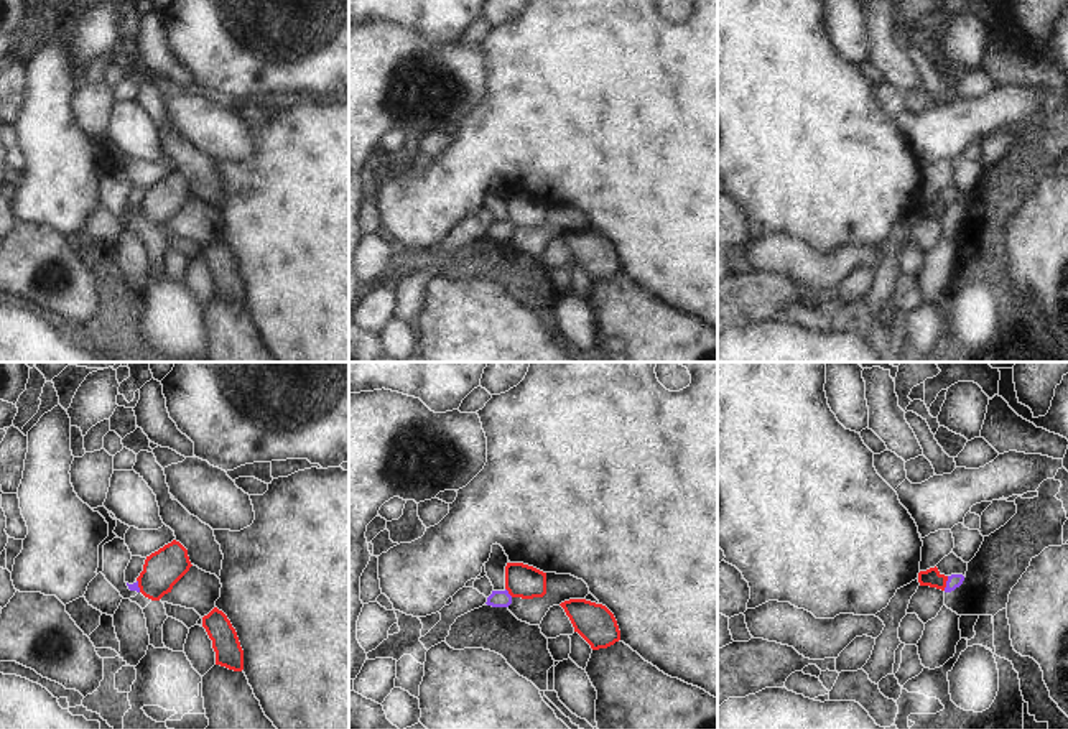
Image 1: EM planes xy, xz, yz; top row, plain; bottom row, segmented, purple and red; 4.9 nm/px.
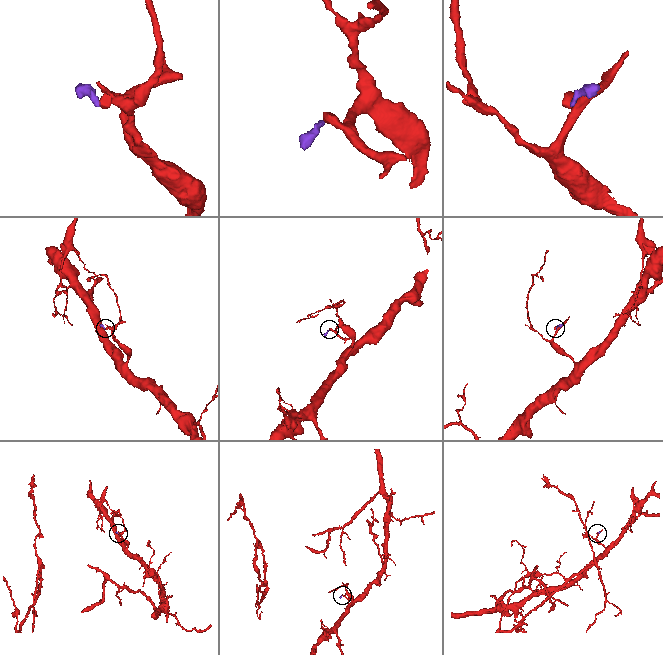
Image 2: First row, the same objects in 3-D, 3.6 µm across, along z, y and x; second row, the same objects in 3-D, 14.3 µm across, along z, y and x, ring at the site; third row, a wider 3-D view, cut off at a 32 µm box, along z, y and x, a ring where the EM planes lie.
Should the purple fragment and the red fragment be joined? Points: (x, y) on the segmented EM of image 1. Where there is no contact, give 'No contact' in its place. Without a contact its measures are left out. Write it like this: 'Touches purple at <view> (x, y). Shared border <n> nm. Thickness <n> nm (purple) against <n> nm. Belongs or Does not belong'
Touches purple at yz (947, 583). Shared border 80 nm. Thickness 70 nm (purple) against 90 nm. Does not belong.

